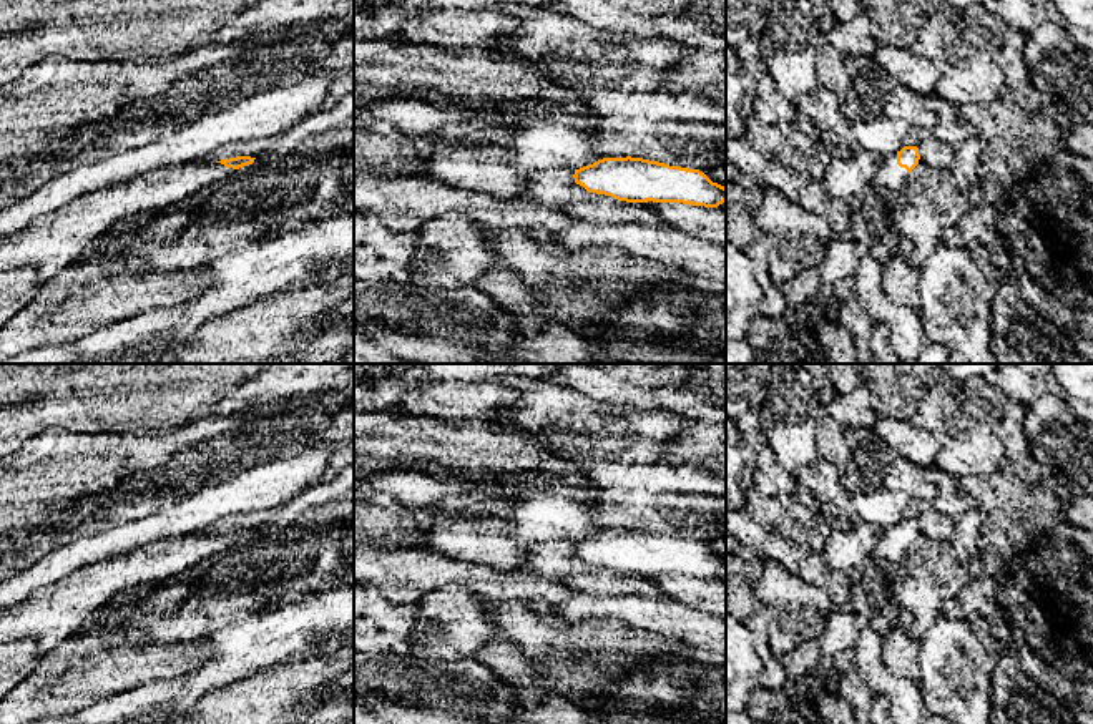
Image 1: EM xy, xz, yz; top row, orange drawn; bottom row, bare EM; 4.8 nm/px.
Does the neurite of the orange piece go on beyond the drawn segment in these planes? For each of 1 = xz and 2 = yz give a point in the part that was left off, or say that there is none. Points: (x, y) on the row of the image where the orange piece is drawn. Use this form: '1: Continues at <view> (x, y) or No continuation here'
1: No continuation here
2: Continues at yz (891, 176)

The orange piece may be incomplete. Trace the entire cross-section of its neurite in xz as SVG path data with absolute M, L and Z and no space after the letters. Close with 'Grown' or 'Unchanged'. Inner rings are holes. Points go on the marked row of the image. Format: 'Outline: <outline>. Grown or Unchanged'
Outline: M603 158L575 169L573 178L588 193L626 203L653 201L718 208L726 201L726 188L713 183L699 169L643 158Z. Unchanged

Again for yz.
Outline: M904 146L900 151L884 159L875 176L877 186L890 193L899 191L905 184L910 171L919 164L919 159L917 146Z. Grown

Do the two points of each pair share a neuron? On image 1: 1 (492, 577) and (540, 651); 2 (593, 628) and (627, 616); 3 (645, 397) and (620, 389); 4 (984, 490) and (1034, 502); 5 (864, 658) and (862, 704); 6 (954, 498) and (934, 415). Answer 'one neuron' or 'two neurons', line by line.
1: two neurons
2: two neurons
3: one neuron
4: one neuron
5: two neurons
6: two neurons

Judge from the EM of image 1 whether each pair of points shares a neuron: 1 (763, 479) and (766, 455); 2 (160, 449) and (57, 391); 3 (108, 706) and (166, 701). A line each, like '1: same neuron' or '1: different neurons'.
1: same neuron
2: different neurons
3: same neuron

